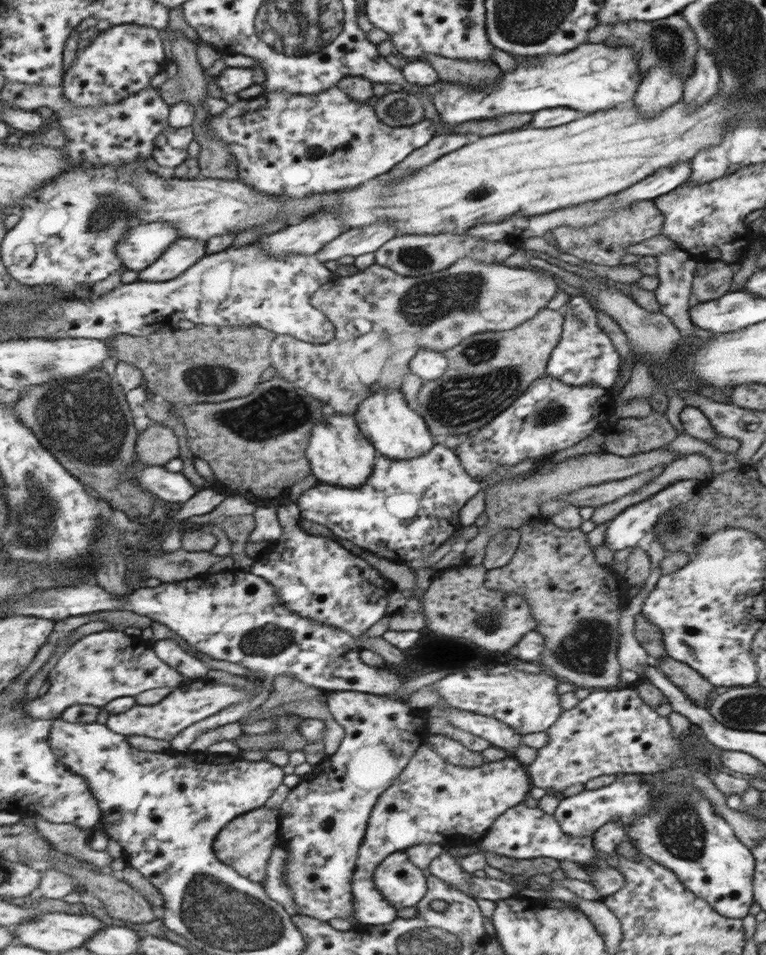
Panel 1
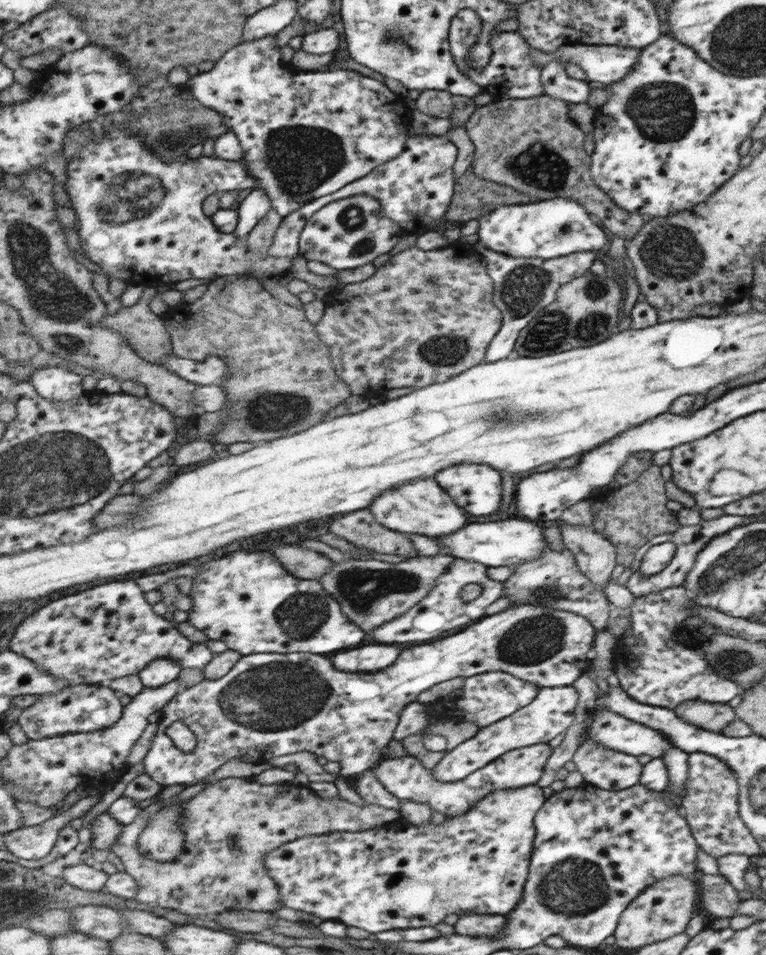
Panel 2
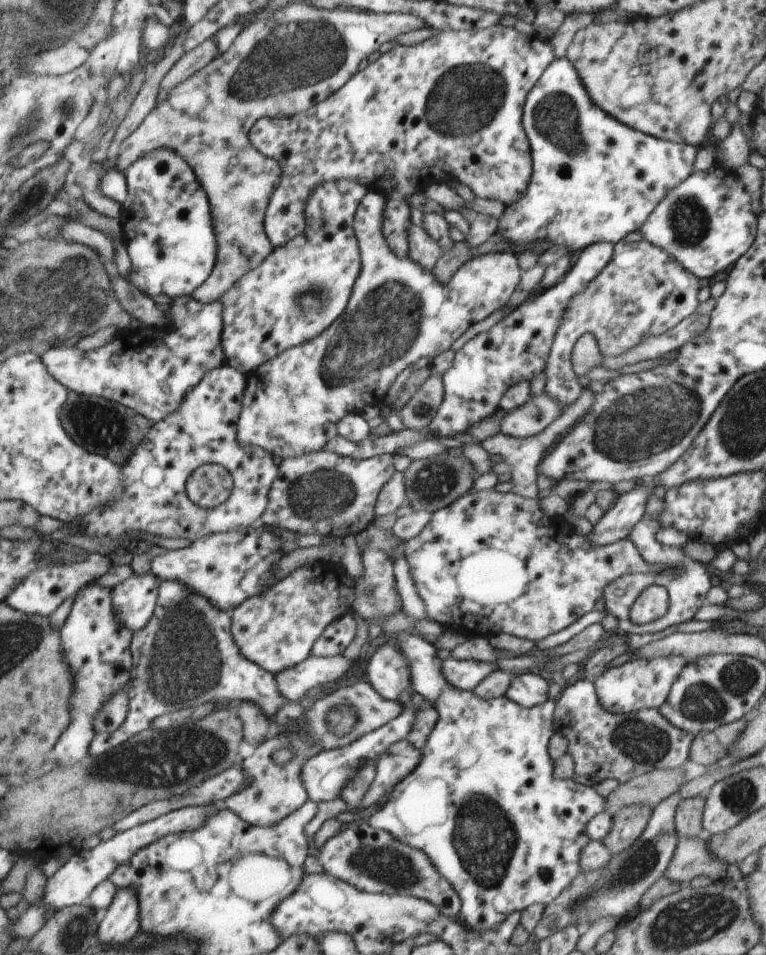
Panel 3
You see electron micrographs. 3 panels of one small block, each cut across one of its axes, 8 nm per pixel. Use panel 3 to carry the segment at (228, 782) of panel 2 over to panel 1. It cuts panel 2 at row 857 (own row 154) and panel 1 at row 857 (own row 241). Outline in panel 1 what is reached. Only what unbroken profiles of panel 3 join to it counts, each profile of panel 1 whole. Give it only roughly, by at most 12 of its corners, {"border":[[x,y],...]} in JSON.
{"border":[[262,807],[227,823],[216,854],[265,884],[280,840],[280,810]]}

